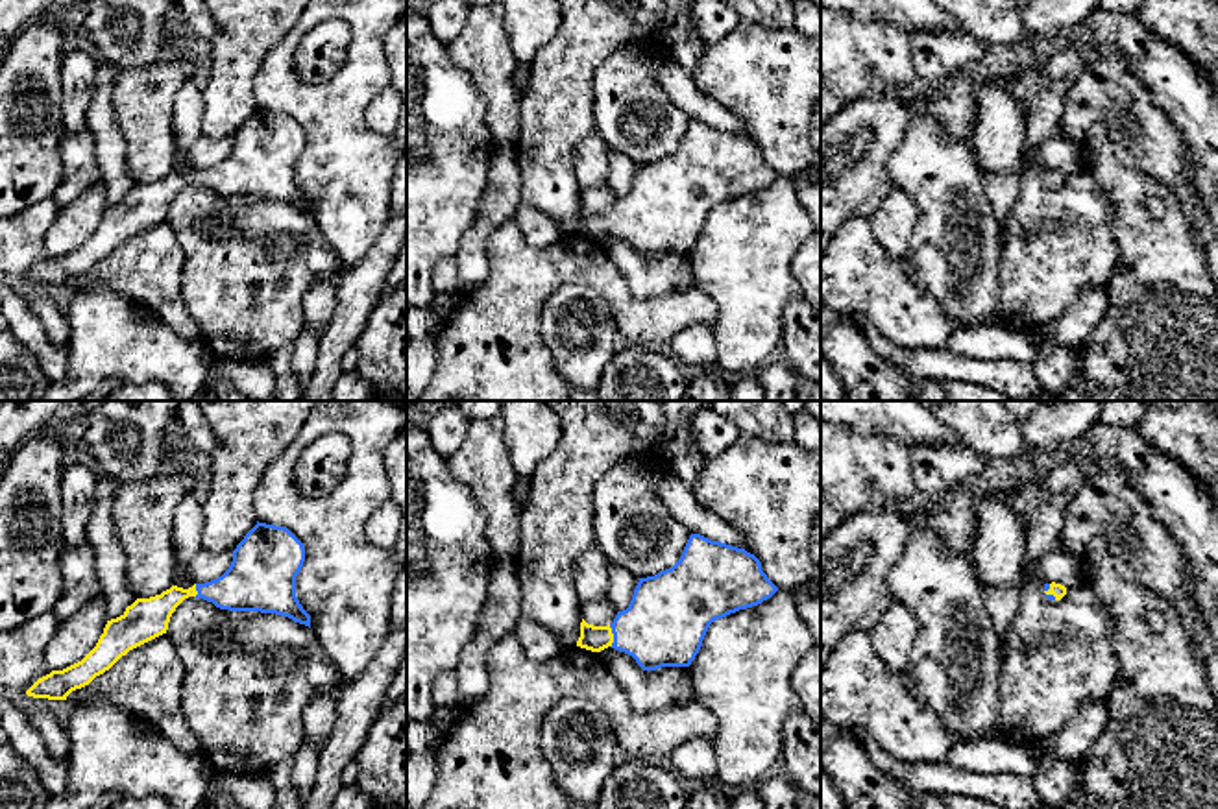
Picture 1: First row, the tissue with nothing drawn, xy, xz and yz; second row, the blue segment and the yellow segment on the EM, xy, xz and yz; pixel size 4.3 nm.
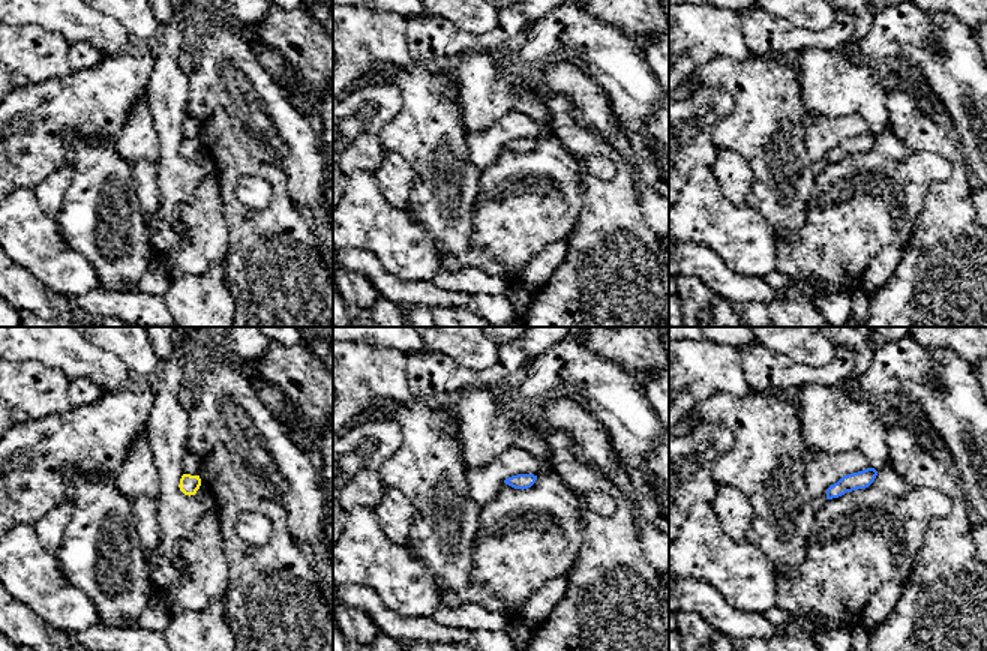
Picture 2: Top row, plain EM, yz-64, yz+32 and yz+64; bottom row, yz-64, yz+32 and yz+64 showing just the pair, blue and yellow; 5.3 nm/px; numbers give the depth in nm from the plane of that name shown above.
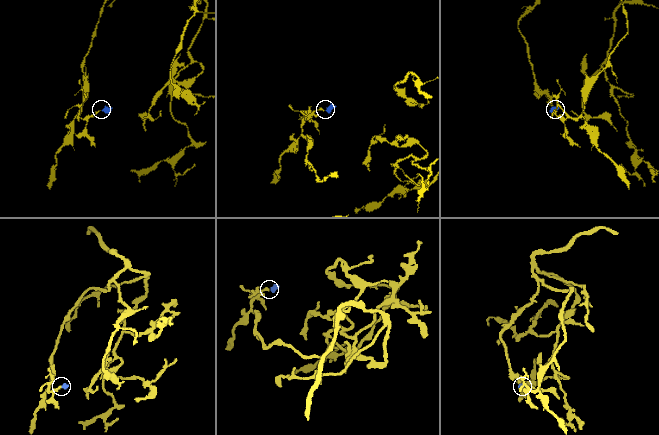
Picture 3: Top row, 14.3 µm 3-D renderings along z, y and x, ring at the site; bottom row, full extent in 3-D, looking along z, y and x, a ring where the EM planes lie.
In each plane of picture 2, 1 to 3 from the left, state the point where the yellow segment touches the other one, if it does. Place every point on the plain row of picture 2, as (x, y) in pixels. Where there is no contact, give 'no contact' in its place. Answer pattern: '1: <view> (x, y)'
1: no contact
2: no contact
3: no contact

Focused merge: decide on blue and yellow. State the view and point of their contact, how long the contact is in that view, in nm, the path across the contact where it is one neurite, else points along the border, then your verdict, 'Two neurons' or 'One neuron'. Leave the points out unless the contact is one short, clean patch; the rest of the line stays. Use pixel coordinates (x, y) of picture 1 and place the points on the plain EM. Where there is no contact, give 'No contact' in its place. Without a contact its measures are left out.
Touches blue at xz (614, 222). Shared border 100 nm. Path across: xz (668, 204), (651, 217), (614, 222), (592, 224). One neuron

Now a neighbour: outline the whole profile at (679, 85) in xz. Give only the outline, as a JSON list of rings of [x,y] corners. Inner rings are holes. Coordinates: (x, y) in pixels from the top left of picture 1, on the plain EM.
[[[676,61],[656,70],[654,79],[660,83],[671,103],[684,111],[691,120],[700,120],[712,127],[745,135],[743,120],[700,92],[695,87],[693,76]]]

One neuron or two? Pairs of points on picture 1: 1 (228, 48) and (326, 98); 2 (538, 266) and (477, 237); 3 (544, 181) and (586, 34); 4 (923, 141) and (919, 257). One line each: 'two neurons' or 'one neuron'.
1: two neurons
2: two neurons
3: one neuron
4: one neuron

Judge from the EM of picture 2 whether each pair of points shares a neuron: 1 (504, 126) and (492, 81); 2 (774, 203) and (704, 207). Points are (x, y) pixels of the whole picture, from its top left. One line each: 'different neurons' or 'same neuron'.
1: different neurons
2: different neurons

